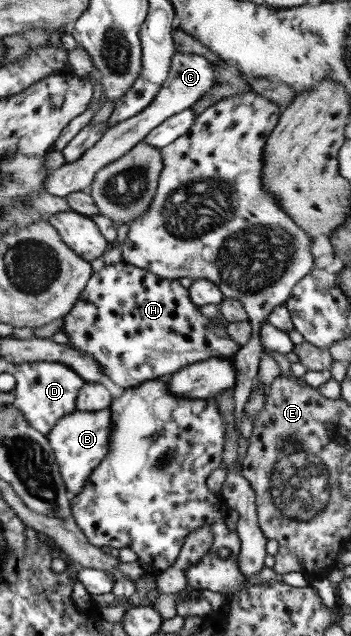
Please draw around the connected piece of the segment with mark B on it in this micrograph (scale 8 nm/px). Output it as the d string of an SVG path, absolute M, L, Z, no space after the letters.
M111 410L78 411L58 419L54 427L45 435L53 449L62 479L70 496L76 496L84 487L84 482L92 470L99 466L100 460L109 452L111 434Z

